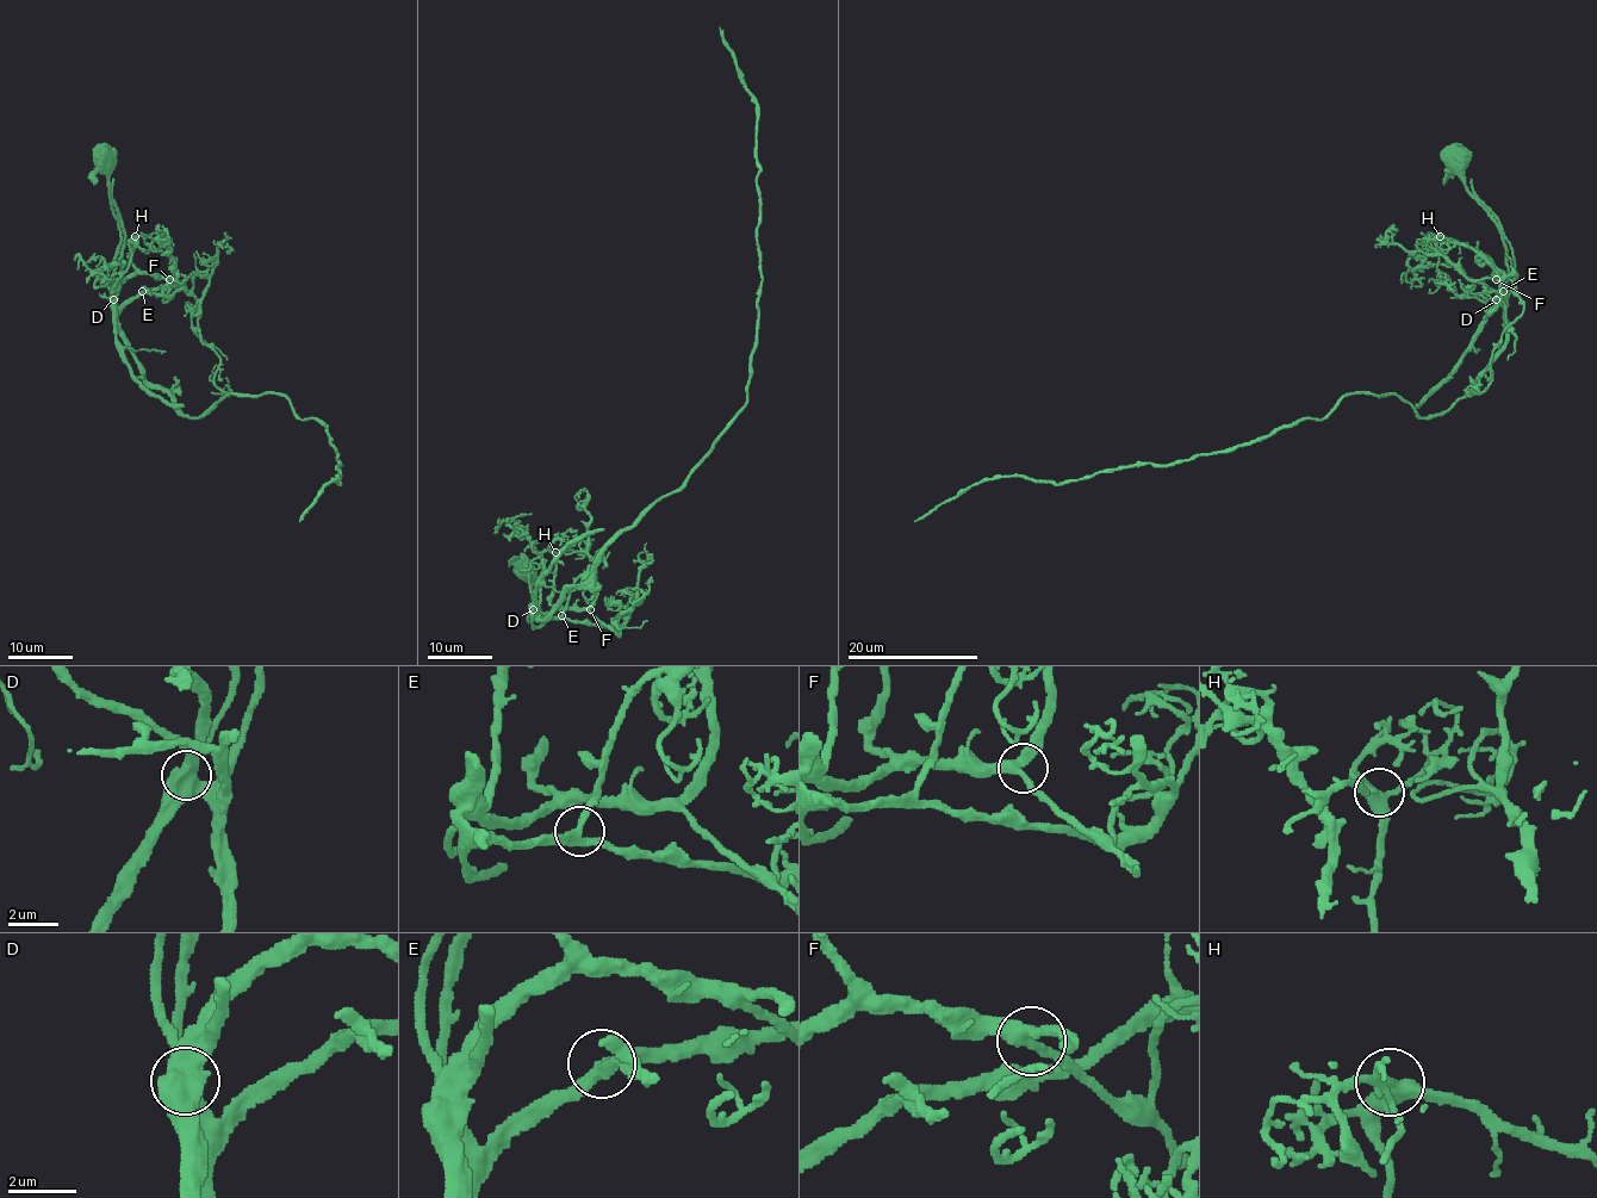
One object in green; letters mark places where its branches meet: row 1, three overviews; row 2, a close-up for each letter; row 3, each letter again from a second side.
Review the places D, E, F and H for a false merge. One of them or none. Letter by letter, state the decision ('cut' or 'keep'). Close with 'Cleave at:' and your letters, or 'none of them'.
D: cut
E: keep
F: keep
H: keep
Cleave at: D

